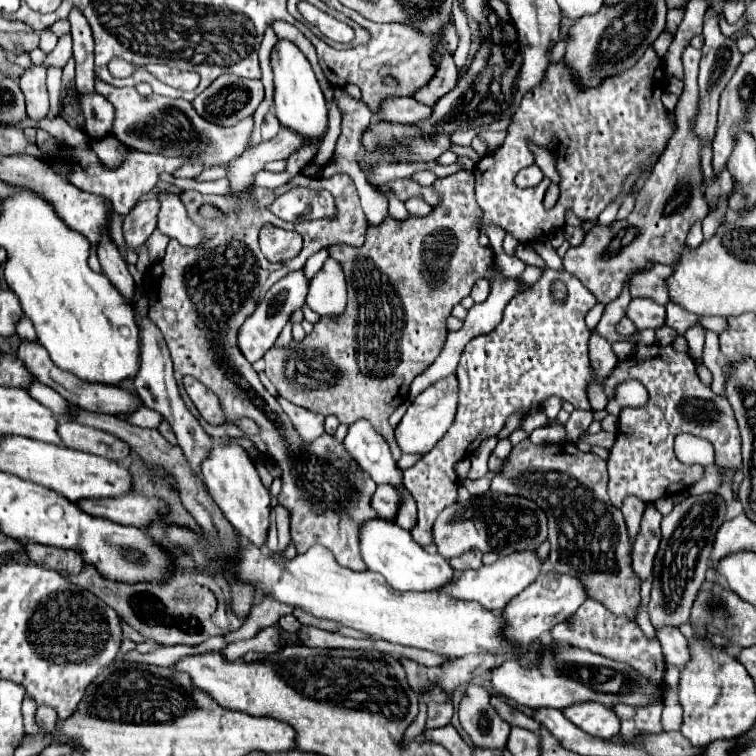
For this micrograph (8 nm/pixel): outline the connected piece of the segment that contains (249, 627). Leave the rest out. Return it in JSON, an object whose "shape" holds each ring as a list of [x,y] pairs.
{"shape":[[[274,596],[262,600],[260,604],[256,604],[252,610],[250,610],[250,616],[246,620],[244,626],[240,626],[238,630],[226,634],[226,644],[230,642],[236,642],[236,640],[246,640],[246,638],[252,638],[256,636],[258,630],[266,628],[266,626],[272,626],[278,622],[280,616],[286,616],[286,614],[292,614],[294,608],[290,608],[288,604],[278,604],[278,600],[274,600]]]}

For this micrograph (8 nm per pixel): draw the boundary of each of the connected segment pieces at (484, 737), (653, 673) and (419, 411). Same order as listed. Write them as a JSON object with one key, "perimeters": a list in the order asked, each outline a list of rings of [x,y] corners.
{"perimeters":[[[[468,684],[458,708],[460,724],[472,738],[474,746],[506,748],[510,724],[506,724],[490,704],[490,692],[482,686]]],[[[588,598],[576,610],[576,614],[572,618],[556,624],[550,630],[550,634],[558,644],[570,644],[570,646],[586,648],[586,650],[602,654],[602,656],[606,656],[610,660],[632,664],[640,674],[648,676],[650,682],[654,682],[654,684],[660,684],[662,678],[664,678],[666,662],[664,662],[664,656],[662,656],[658,640],[646,638],[644,632],[640,630],[640,626],[634,620],[630,620],[628,616],[612,614],[608,608],[604,608],[600,602],[596,602],[592,598]]],[[[450,374],[432,386],[428,386],[422,394],[414,398],[414,402],[408,406],[402,422],[396,428],[396,442],[402,448],[404,454],[426,454],[434,448],[434,444],[446,434],[446,430],[452,426],[454,416],[458,408],[458,380],[456,374]]]]}

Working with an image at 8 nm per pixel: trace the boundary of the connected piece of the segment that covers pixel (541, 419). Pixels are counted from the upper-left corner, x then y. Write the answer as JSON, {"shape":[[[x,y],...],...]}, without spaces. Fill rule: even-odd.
{"shape":[[[532,412],[532,414],[520,424],[520,428],[522,428],[524,432],[532,434],[532,430],[542,428],[542,426],[546,426],[546,424],[548,424],[548,418],[546,418],[542,412]]]}

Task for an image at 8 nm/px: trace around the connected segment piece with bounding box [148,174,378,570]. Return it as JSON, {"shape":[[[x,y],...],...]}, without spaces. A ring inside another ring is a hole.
{"shape":[[[298,174],[294,180],[276,190],[254,188],[252,198],[260,204],[260,210],[254,210],[252,202],[244,204],[244,196],[216,196],[216,198],[218,202],[214,200],[210,202],[208,196],[202,196],[198,192],[182,194],[182,202],[190,218],[206,232],[206,238],[202,242],[202,248],[184,248],[176,240],[170,240],[164,260],[158,264],[160,276],[150,278],[152,308],[148,316],[154,320],[154,324],[162,330],[166,338],[174,362],[174,376],[176,382],[180,384],[180,394],[188,410],[198,420],[200,412],[196,410],[196,406],[192,404],[182,386],[184,376],[200,380],[220,398],[228,424],[232,424],[242,416],[258,424],[260,432],[248,438],[256,444],[256,448],[264,458],[272,460],[282,470],[280,474],[282,490],[278,494],[278,502],[290,512],[290,536],[296,546],[296,552],[304,554],[314,544],[322,544],[328,550],[332,550],[338,564],[342,564],[344,568],[366,570],[366,564],[358,552],[358,528],[362,528],[366,520],[378,518],[370,504],[370,496],[376,490],[376,482],[356,464],[356,460],[352,460],[344,444],[332,438],[330,434],[318,436],[318,440],[312,442],[304,442],[302,438],[298,438],[298,432],[294,432],[290,418],[284,414],[278,400],[266,392],[266,388],[258,380],[258,374],[252,370],[252,364],[242,356],[238,348],[238,328],[254,312],[264,290],[272,284],[270,278],[274,272],[282,272],[284,276],[288,272],[302,270],[312,254],[332,244],[348,244],[348,246],[364,244],[368,220],[360,208],[356,186],[348,174],[334,174],[332,178],[324,180]],[[296,186],[304,186],[316,192],[318,190],[332,192],[338,206],[338,218],[312,220],[312,222],[284,222],[278,216],[274,216],[268,210],[272,198],[278,198],[280,194]],[[200,204],[214,204],[226,214],[226,220],[204,220],[204,216],[200,216],[198,212]],[[264,222],[274,222],[276,226],[286,230],[298,230],[304,238],[302,252],[288,262],[280,264],[268,262],[258,248],[258,232],[264,226]]]}

